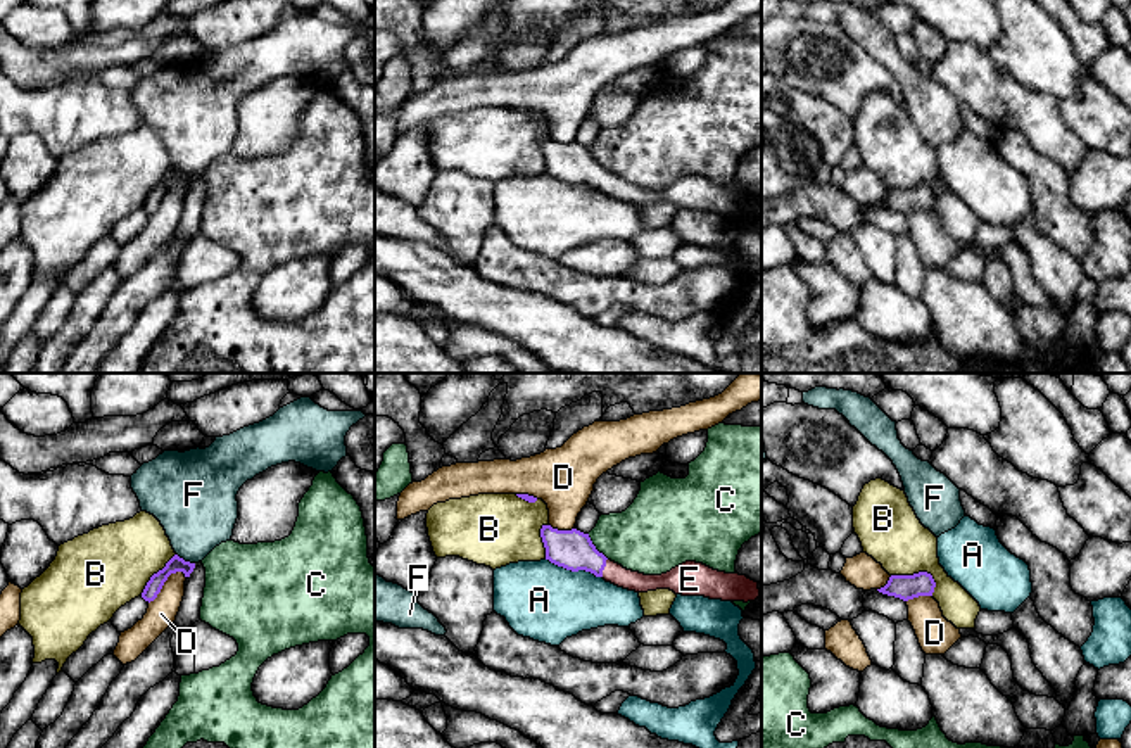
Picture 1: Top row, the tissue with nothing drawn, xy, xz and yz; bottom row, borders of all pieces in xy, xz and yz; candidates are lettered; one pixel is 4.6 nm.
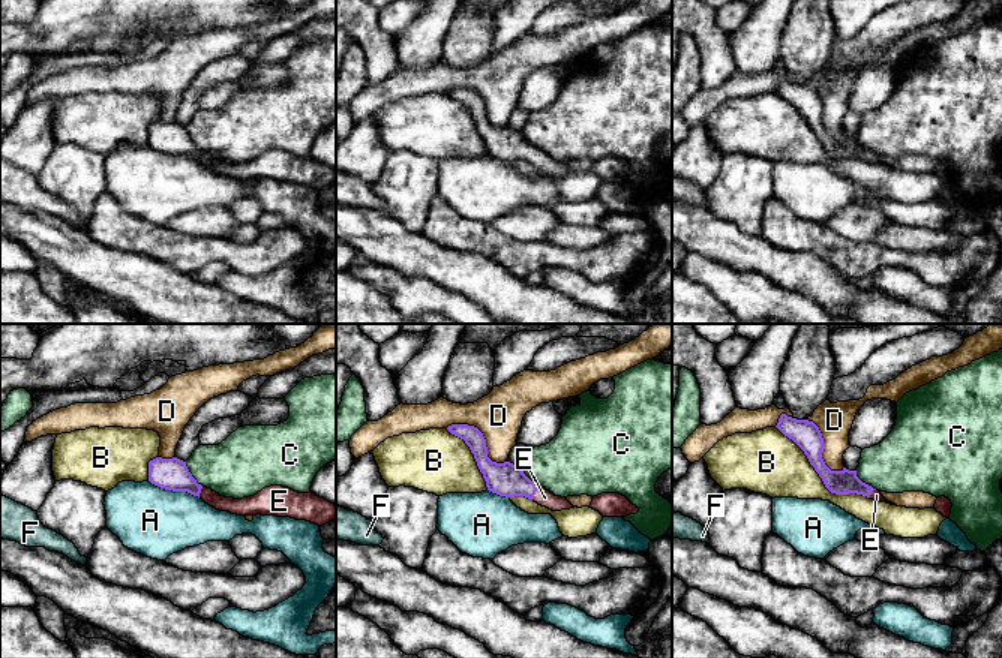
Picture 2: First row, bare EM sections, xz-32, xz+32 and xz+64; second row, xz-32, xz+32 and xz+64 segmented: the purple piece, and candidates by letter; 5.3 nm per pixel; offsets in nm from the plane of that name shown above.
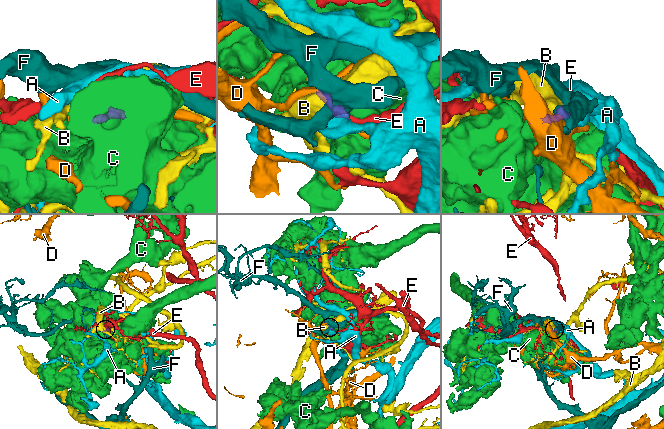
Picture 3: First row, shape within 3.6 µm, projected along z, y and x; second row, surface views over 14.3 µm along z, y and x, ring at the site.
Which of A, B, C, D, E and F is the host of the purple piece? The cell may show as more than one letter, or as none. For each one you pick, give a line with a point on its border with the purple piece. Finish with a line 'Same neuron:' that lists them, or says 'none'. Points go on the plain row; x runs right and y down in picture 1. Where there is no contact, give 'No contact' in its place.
E: Touches purple at xz (605, 178)
Same neuron: E

